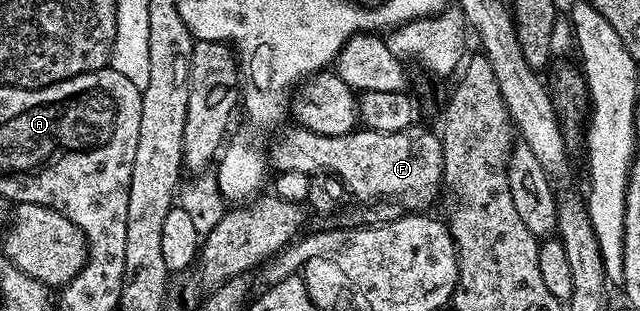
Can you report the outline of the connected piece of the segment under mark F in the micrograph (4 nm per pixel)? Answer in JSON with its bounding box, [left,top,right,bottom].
[269,128,443,203]

